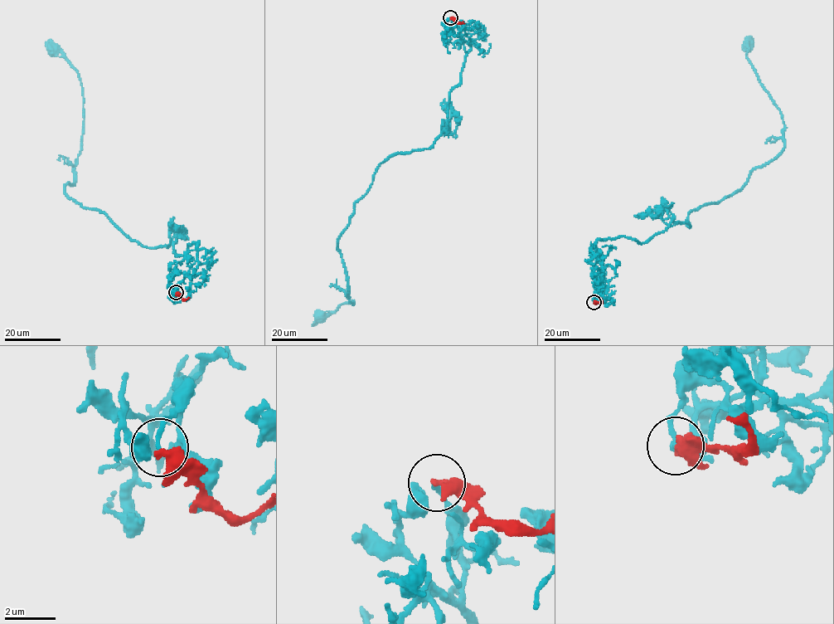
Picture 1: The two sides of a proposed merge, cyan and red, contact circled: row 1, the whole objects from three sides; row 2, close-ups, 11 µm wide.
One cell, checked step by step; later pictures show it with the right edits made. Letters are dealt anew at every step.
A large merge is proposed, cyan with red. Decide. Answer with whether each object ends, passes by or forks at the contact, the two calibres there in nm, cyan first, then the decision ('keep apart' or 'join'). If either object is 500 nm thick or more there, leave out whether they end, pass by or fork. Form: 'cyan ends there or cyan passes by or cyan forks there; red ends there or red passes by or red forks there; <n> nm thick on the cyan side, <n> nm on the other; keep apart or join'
cyan passes by; red ends there; 100 nm thick on the cyan side, 420 nm on the other; keep apart

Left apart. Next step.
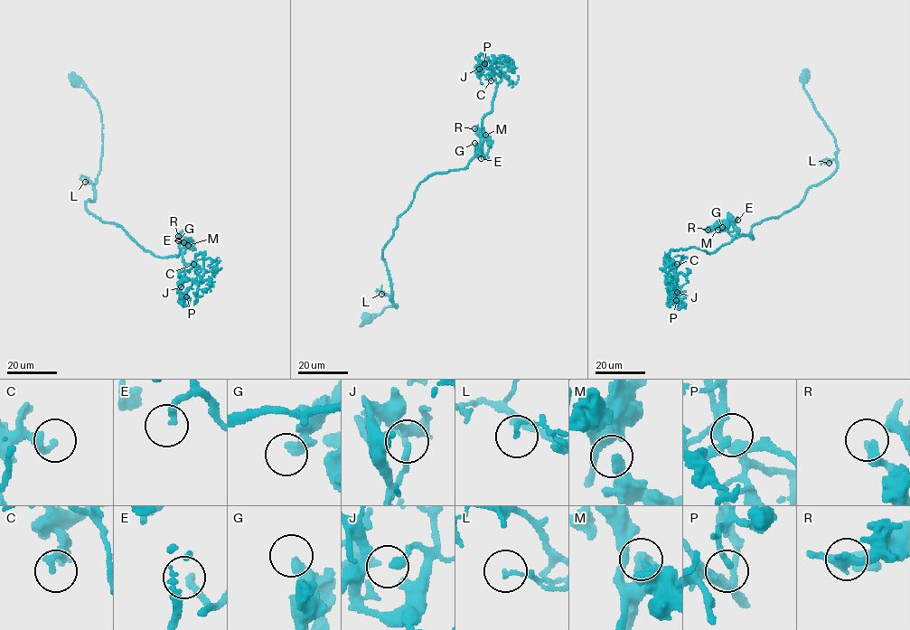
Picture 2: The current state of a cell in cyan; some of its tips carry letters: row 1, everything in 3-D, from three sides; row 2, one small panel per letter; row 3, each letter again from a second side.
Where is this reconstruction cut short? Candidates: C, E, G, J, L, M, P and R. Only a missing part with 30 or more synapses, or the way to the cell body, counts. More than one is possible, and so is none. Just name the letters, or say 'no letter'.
E

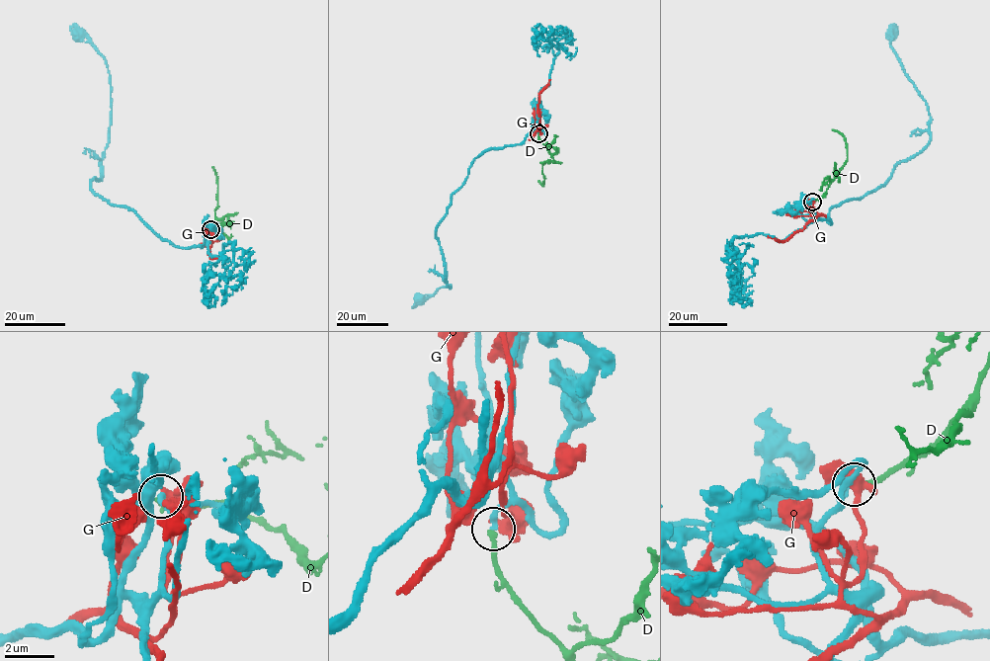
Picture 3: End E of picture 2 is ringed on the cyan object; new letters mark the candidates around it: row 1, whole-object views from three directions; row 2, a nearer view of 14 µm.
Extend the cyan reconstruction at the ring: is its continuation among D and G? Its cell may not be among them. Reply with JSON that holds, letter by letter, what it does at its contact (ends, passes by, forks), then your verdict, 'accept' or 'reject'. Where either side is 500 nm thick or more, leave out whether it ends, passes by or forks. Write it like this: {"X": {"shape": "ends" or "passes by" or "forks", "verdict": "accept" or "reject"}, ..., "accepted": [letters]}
{"D": {"shape": "ends", "verdict": "reject"}, "G": {"shape": "forks", "verdict": "reject"}, "accepted": []}

